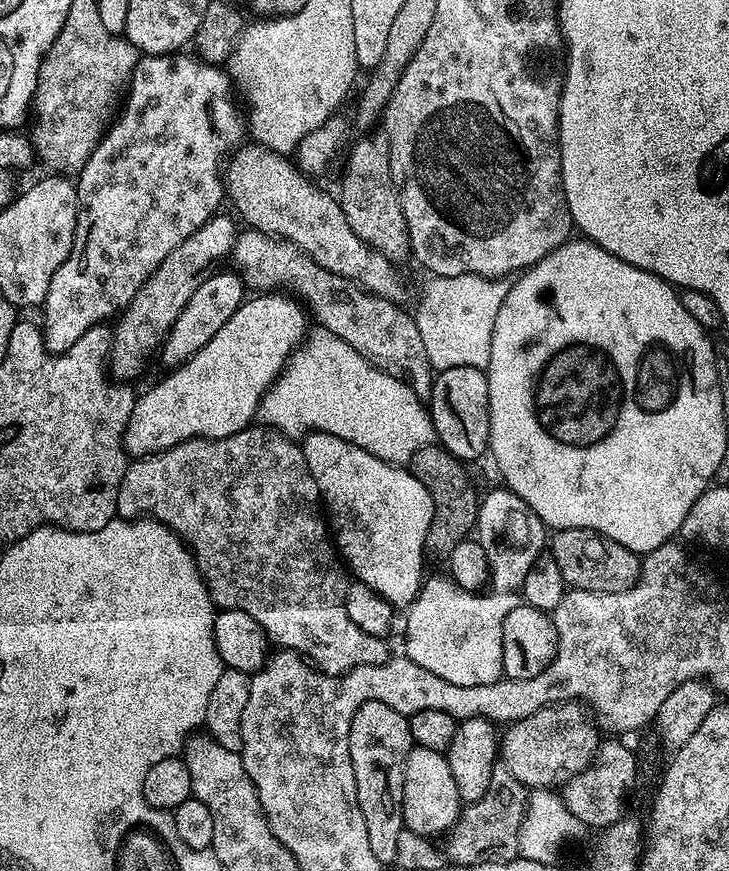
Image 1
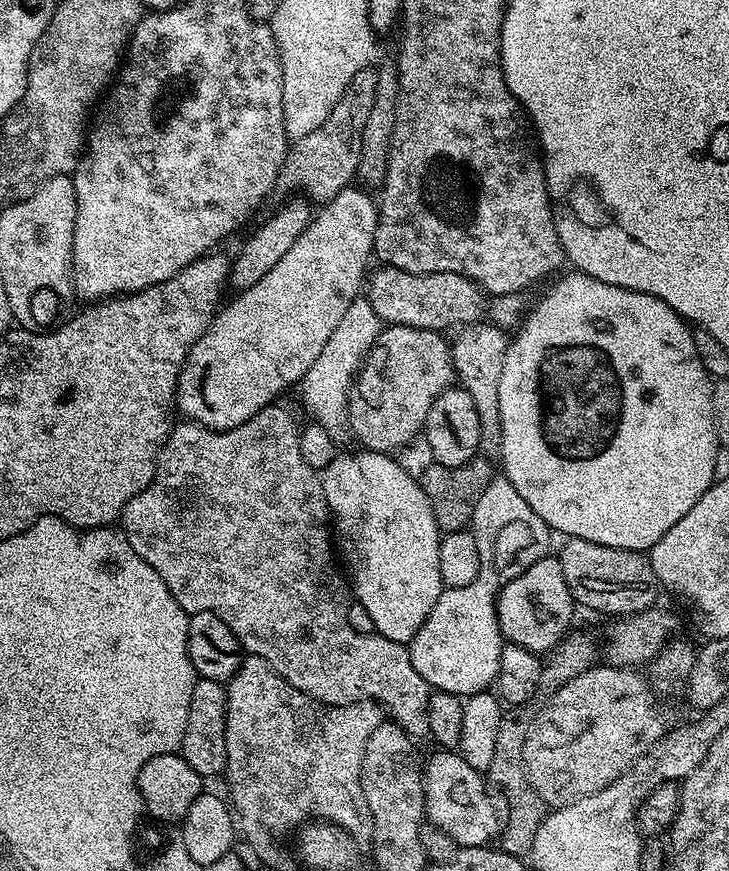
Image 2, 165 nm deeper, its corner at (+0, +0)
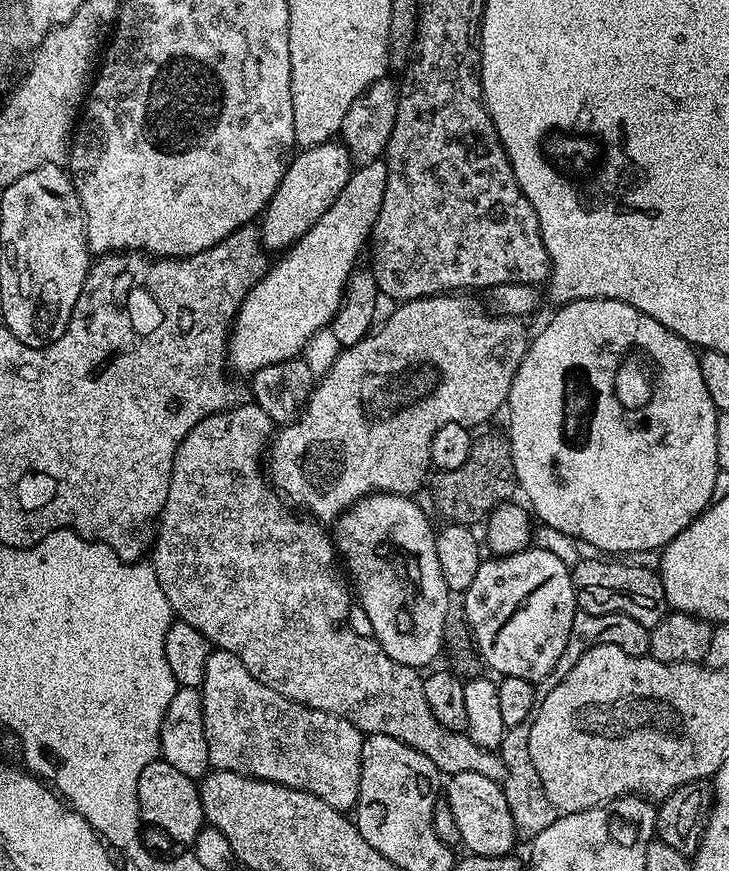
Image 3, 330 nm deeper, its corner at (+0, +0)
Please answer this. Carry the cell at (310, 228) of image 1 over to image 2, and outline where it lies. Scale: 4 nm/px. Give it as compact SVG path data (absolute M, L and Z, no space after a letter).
M387 266L377 269L376 273L373 271L367 277L366 297L385 325L414 326L443 333L444 328L456 330L463 325L481 321L485 315L486 298L483 289L462 274L407 272Z

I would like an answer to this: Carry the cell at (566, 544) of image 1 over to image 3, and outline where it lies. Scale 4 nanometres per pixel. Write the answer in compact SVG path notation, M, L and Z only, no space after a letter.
M612 558L584 560L572 568L572 585L577 605L590 614L626 614L649 626L656 624L669 611L668 599L659 575L636 564L615 564Z

